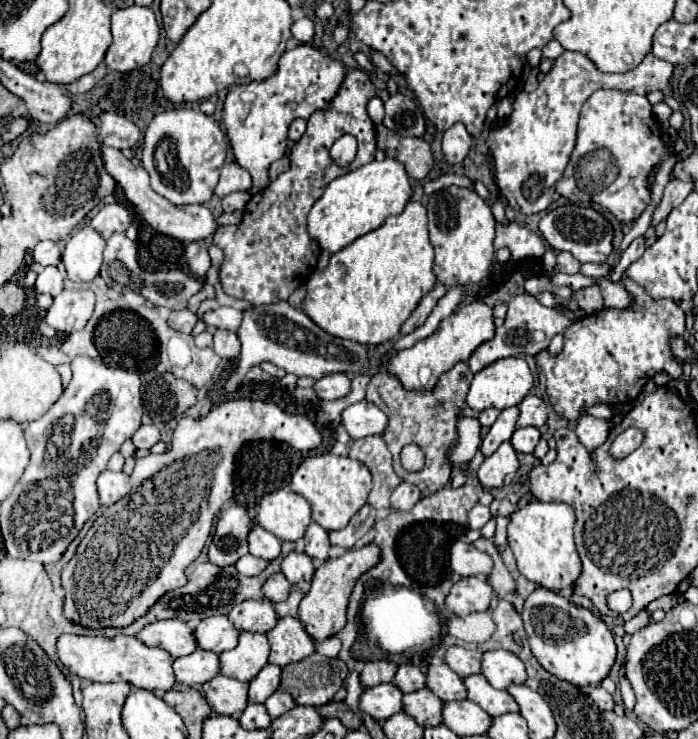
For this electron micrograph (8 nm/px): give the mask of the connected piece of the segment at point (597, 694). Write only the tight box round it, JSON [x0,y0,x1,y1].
[591,685,613,711]

